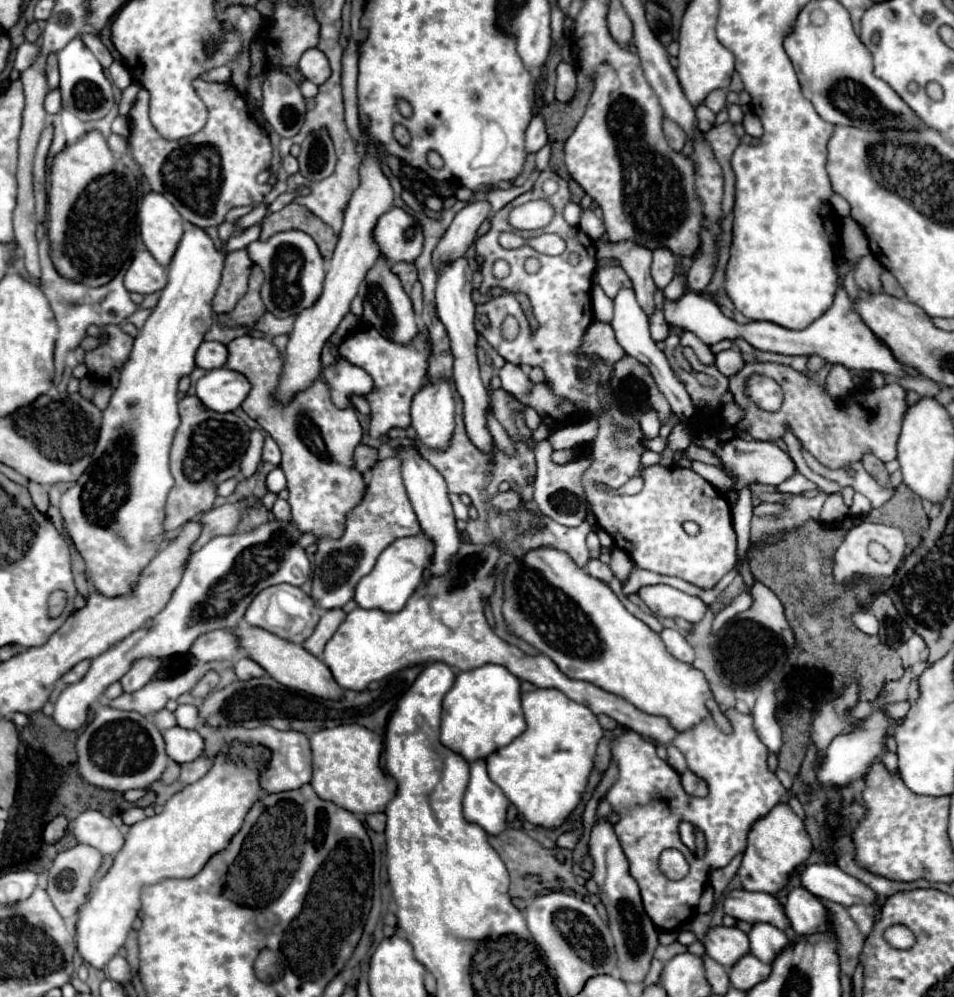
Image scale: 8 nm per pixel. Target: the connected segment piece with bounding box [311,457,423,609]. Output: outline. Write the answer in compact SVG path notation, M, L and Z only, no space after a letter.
M391 457L373 465L367 473L367 489L363 499L347 513L345 531L339 539L319 537L315 553L315 571L313 571L313 589L311 599L323 609L343 607L353 599L359 579L371 573L377 557L401 537L421 535L423 529L413 513L411 501L405 493L405 483L401 481L401 459Z

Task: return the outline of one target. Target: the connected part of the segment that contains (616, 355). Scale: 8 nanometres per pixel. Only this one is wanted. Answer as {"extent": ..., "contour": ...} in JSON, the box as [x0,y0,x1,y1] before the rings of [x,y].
{"extent":[581,319,625,363],"contour":[[[597,319],[589,325],[589,329],[585,331],[585,335],[581,339],[581,353],[599,355],[601,359],[607,359],[611,363],[617,363],[625,355],[625,351],[615,341],[615,333],[613,333],[611,325],[601,323]]]}

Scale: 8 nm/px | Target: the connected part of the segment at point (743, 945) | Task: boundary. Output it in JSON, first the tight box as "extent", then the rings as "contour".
{"extent":[705,927,749,969],"contour":[[[711,927],[705,937],[705,949],[711,959],[729,969],[749,953],[749,939],[737,927]]]}

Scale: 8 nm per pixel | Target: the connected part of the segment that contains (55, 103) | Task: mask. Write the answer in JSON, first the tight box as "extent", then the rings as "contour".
{"extent":[45,91,61,113],"contour":[[[49,91],[47,93],[45,111],[47,113],[59,113],[61,111],[61,95],[59,95],[59,91]]]}

